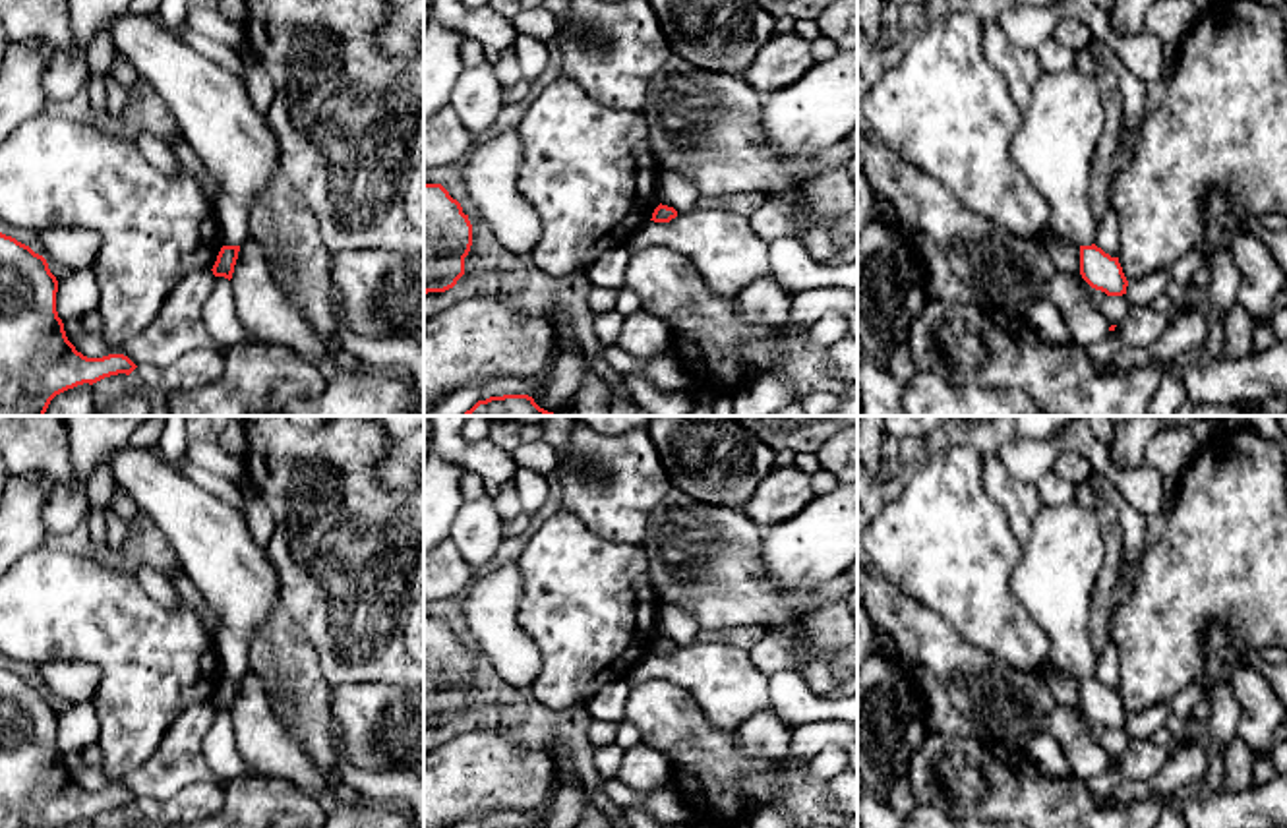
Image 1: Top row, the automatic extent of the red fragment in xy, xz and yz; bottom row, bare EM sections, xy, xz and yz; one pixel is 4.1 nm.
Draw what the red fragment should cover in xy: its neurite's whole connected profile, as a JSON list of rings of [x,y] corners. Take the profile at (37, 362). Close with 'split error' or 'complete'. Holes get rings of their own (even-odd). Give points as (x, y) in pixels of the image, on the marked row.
[[[0,232],[0,416],[45,416],[56,395],[137,368],[124,354],[87,358],[77,352],[58,317],[56,292],[46,259]]]; complete

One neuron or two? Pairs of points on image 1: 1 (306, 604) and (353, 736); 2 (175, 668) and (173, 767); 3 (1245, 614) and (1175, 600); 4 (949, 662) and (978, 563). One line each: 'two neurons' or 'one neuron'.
1: two neurons
2: two neurons
3: one neuron
4: two neurons

